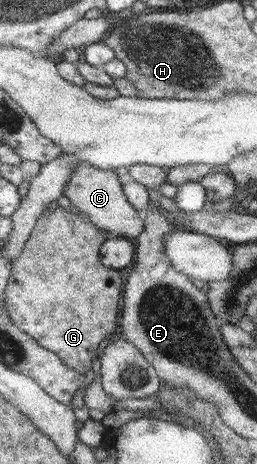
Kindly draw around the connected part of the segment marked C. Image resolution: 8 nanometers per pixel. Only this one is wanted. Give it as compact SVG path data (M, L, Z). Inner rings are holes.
M81 161L75 168L68 188L64 191L66 196L91 222L101 230L109 232L110 238L124 236L125 238L137 238L145 230L146 223L135 207L129 203L124 192L124 186L119 182L119 176L115 170L103 170L89 162Z

